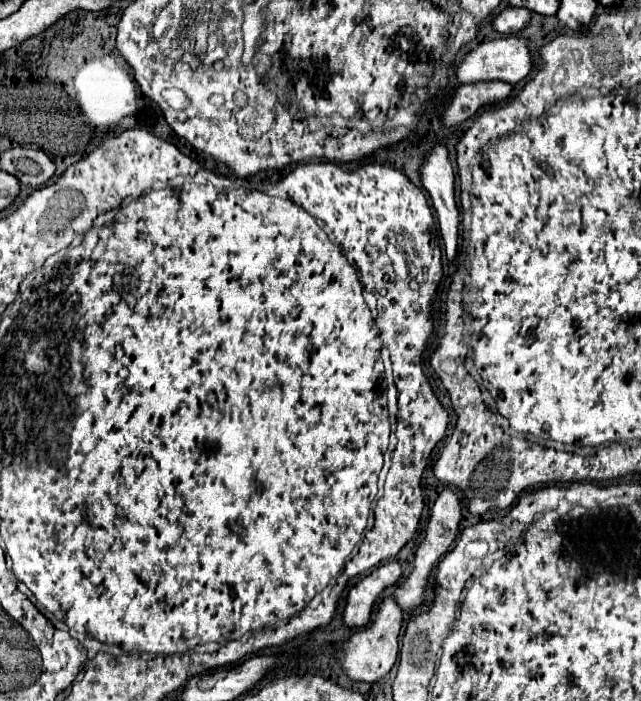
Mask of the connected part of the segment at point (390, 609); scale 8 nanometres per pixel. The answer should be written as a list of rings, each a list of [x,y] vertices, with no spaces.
[[[384,598],[382,604],[378,606],[372,624],[366,626],[362,632],[356,632],[350,640],[342,644],[338,652],[338,660],[350,678],[362,682],[376,682],[392,670],[392,666],[398,660],[398,636],[400,636],[402,620],[404,620],[404,610],[396,604],[396,600]]]

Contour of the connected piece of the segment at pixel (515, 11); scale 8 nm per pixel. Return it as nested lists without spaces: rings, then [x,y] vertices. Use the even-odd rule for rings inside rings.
[[[504,8],[492,24],[502,34],[514,34],[524,30],[530,24],[530,18],[532,12],[528,8]]]

